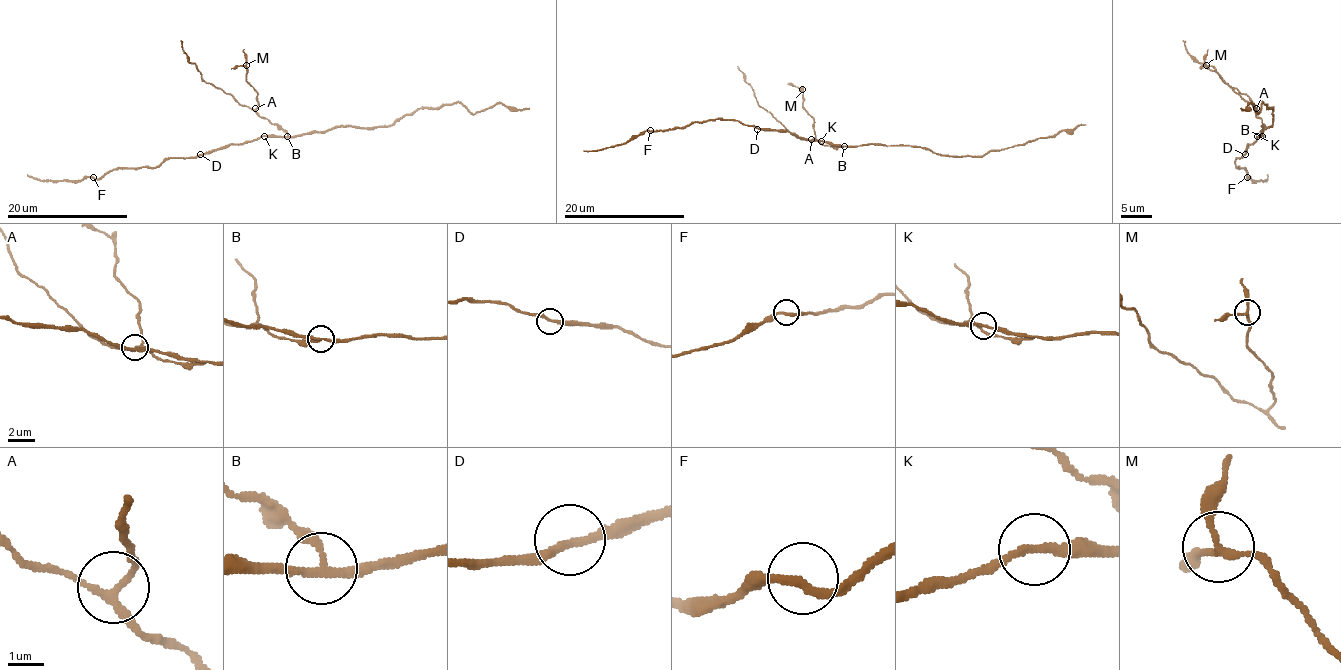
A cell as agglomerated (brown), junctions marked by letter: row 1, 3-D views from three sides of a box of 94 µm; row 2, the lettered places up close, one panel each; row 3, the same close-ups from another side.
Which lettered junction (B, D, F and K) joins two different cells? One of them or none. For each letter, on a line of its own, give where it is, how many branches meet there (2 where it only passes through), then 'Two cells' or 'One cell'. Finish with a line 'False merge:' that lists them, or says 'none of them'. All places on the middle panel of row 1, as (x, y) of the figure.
B: Place: (844, 146). Branches: 3. Two cells
D: Place: (757, 129). Branches: 2. One cell
F: Place: (650, 130). Branches: 2. One cell
K: Place: (821, 141). Branches: 2. One cell
False merge: B

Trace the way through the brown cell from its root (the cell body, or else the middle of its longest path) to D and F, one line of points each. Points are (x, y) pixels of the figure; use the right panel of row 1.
D: (1260, 137), (1257, 136), (1247, 146), (1245, 154)
F: (1260, 137), (1257, 136), (1247, 146), (1245, 154), (1236, 158), (1236, 166), (1244, 167), (1247, 177)

